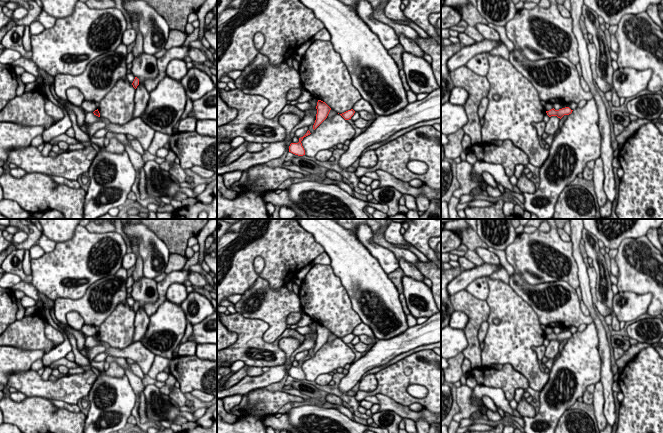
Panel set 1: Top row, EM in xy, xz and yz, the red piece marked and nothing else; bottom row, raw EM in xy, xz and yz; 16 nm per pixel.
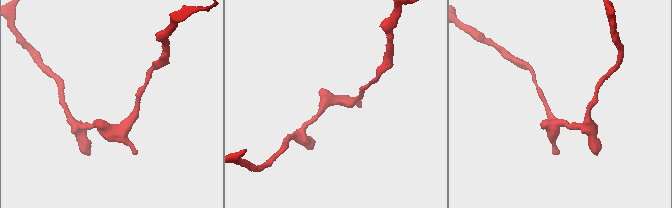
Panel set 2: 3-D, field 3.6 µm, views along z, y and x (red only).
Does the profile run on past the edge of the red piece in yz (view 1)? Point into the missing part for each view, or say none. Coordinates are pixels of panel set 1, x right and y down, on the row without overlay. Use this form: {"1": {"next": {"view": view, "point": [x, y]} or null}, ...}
{"1": {"next": null}}

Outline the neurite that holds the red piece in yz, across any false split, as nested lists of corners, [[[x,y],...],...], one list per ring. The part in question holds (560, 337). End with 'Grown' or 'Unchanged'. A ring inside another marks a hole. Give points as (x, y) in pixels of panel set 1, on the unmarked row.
[[[565,331],[565,332],[562,332],[562,333],[559,333],[559,334],[555,334],[554,332],[549,334],[549,335],[546,335],[547,339],[549,341],[551,340],[557,340],[558,342],[562,342],[564,339],[569,339],[572,337],[573,334],[571,334],[569,331]]]. Unchanged

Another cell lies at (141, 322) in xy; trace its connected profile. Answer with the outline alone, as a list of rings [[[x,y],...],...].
[[[138,309],[135,315],[135,331],[133,336],[133,343],[140,342],[142,337],[145,335],[148,325],[149,325],[149,316],[144,309]]]

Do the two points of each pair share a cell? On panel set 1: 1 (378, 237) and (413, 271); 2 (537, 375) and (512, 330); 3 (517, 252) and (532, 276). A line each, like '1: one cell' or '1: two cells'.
1: one cell
2: one cell
3: one cell

